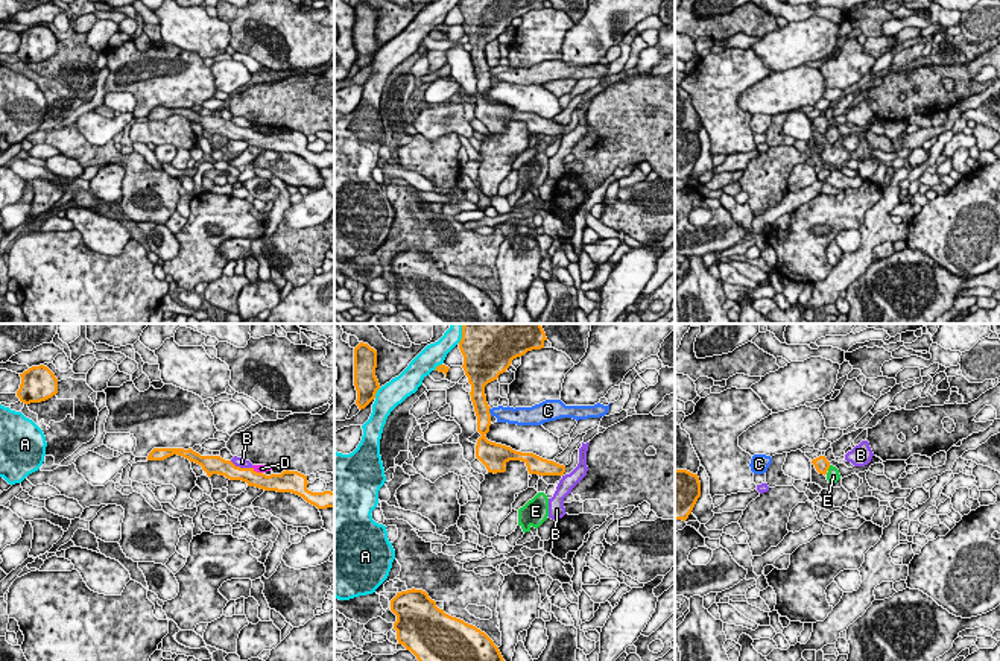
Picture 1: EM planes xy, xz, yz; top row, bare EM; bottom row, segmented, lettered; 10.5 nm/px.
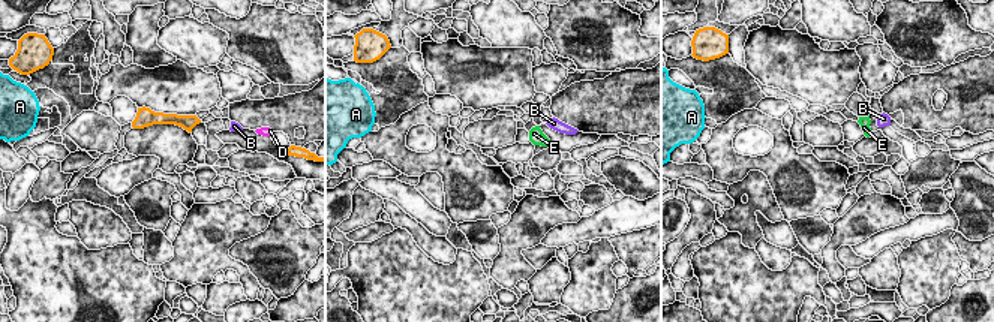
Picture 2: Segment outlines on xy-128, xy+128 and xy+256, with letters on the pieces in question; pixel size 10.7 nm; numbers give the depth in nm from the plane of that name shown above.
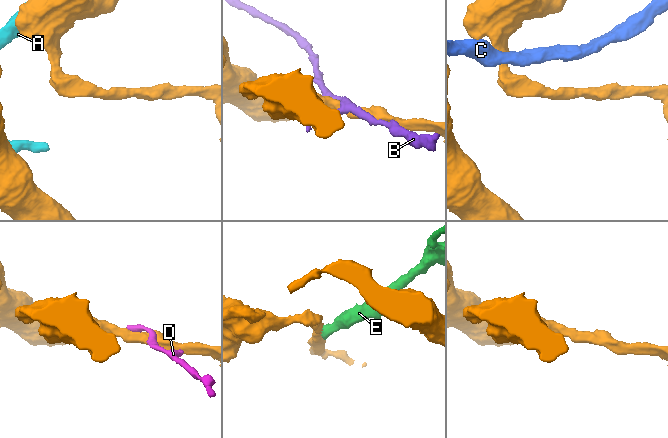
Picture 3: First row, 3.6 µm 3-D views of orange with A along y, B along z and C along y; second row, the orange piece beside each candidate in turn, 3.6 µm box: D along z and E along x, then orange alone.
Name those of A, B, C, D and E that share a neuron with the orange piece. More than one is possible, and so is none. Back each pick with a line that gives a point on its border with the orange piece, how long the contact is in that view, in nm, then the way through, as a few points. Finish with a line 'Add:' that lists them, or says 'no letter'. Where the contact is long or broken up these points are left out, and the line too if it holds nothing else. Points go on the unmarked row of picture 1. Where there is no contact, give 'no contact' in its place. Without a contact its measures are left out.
Add: no letter

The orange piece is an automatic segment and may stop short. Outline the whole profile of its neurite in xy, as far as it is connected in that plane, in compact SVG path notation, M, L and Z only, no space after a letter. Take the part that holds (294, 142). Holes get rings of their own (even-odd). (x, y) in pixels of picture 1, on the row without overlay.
M153 108L147 120L164 120L173 114L182 115L190 122L202 126L208 137L213 134L225 135L229 140L246 141L248 146L255 146L264 150L292 152L302 157L307 163L318 169L334 167L334 152L312 152L307 149L307 135L298 131L283 131L281 134L266 135L257 132L254 128L236 126L231 120L225 120L220 115L201 115L191 108Z

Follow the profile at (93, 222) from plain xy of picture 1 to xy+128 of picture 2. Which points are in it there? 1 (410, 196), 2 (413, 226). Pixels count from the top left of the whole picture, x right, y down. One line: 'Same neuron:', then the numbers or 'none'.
Same neuron: 2

